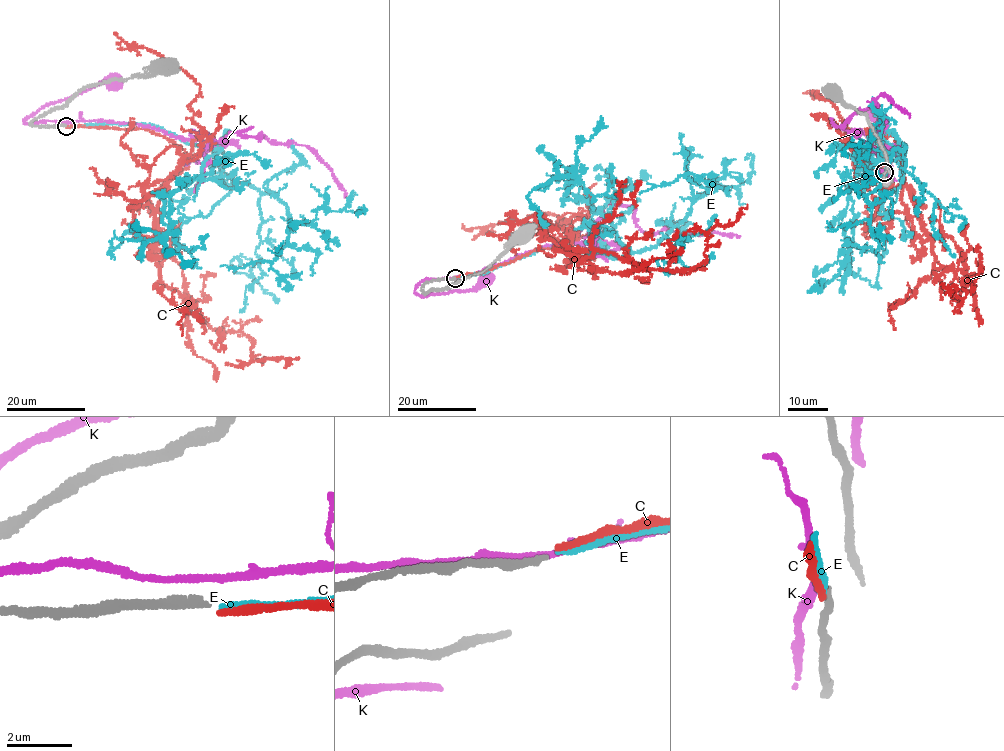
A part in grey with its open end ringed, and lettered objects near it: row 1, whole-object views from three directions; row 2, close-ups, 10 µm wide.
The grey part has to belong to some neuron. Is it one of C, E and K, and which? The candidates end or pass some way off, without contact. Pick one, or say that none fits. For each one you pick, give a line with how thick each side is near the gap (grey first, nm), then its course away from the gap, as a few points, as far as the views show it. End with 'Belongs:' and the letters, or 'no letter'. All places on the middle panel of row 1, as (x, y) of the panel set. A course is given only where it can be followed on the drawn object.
Belongs: no letter

